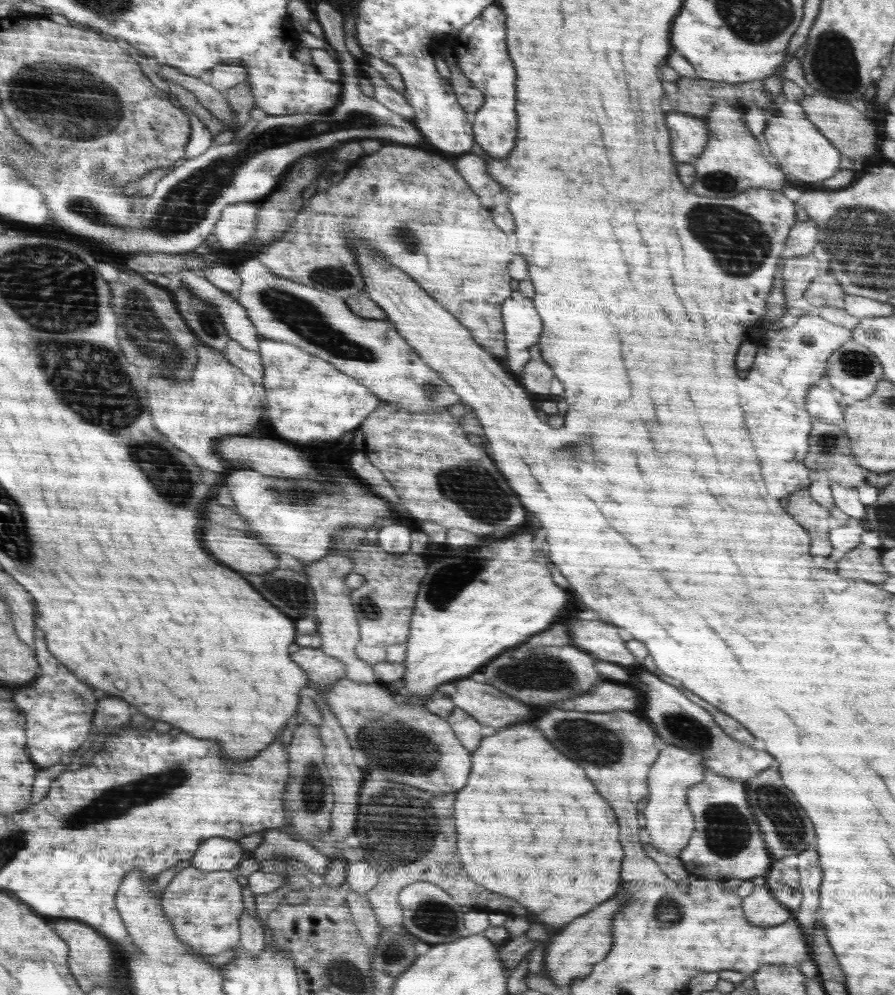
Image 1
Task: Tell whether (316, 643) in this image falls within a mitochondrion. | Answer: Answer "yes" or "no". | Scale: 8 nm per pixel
no

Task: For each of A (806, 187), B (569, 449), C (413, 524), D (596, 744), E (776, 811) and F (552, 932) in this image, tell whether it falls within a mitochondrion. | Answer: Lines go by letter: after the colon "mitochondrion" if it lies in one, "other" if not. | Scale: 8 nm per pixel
A: other
B: mitochondrion
C: other
D: mitochondrion
E: mitochondrion
F: other

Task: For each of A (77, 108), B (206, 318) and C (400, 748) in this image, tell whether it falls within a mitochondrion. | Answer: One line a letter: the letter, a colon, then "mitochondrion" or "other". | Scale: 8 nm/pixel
A: mitochondrion
B: mitochondrion
C: mitochondrion

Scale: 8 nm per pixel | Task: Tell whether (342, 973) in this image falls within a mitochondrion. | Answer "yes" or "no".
yes

